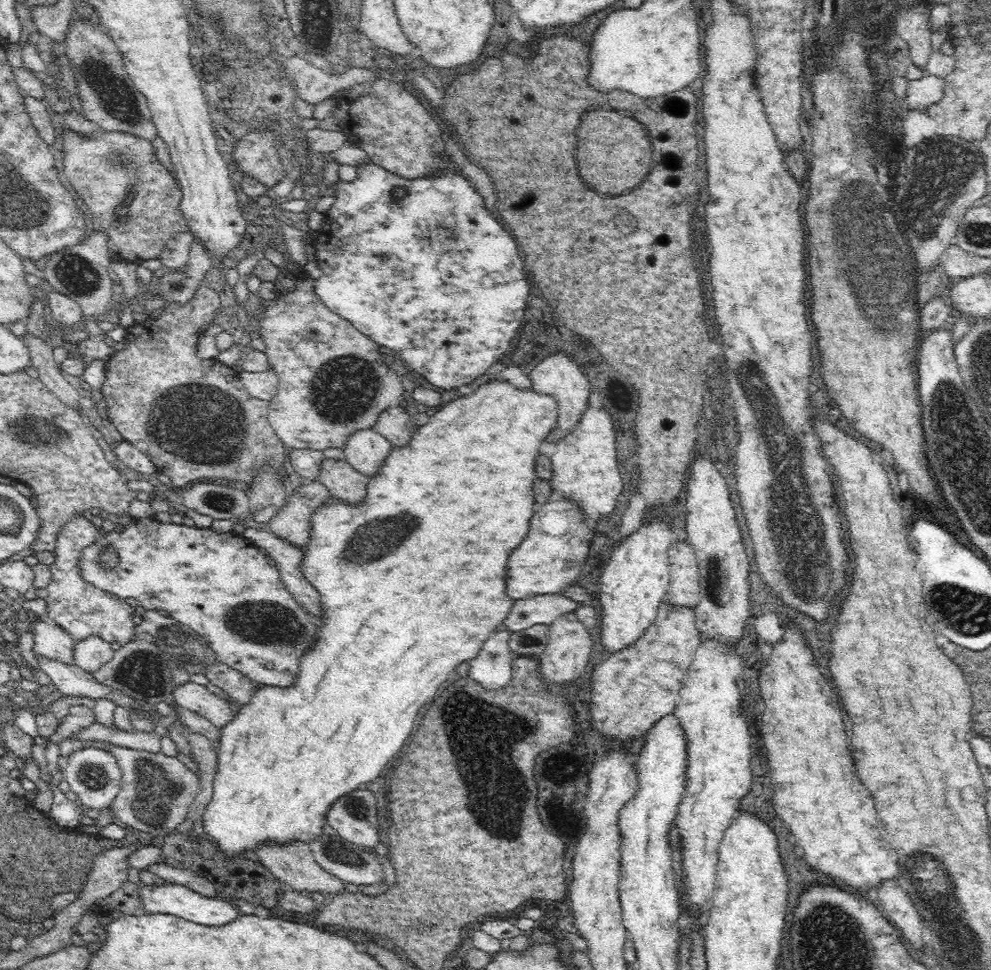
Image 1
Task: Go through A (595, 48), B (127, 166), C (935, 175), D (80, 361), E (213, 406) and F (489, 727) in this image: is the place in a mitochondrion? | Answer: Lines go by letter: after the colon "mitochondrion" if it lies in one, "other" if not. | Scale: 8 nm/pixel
A: other
B: mitochondrion
C: mitochondrion
D: other
E: mitochondrion
F: mitochondrion

